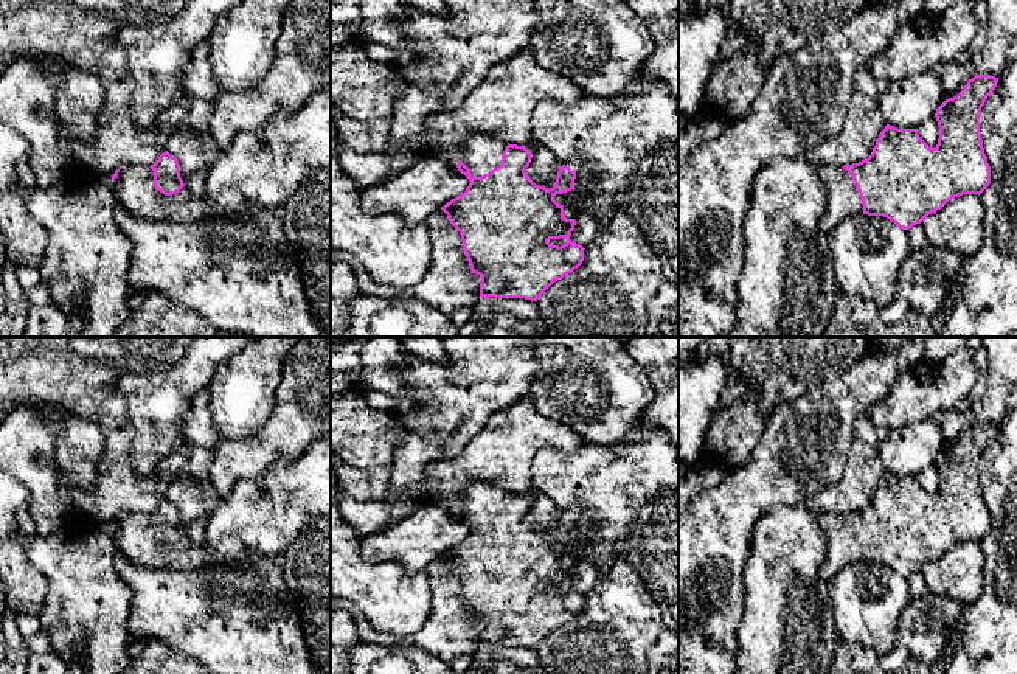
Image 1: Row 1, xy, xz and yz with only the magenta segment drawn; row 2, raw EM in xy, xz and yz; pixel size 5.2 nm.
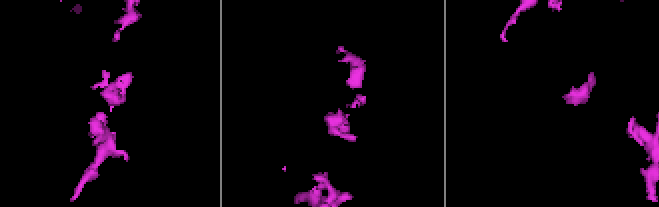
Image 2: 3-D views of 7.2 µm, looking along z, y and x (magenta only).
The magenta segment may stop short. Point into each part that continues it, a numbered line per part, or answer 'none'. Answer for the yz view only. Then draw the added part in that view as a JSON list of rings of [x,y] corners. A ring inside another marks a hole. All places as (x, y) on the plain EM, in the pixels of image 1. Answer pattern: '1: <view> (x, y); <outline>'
1: yz (843, 548); [[[835,512],[820,514],[818,519],[829,539],[826,561],[818,576],[831,582],[845,565],[863,561],[863,553],[851,520]]]

